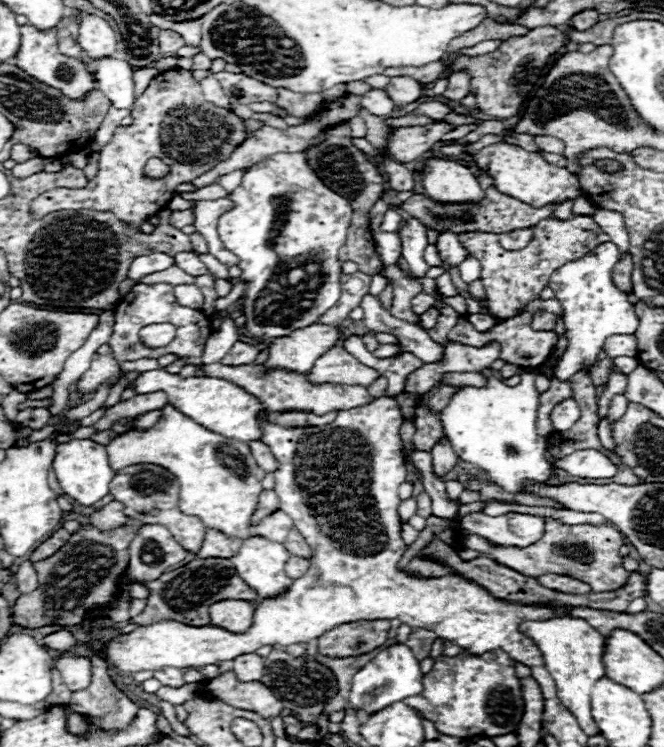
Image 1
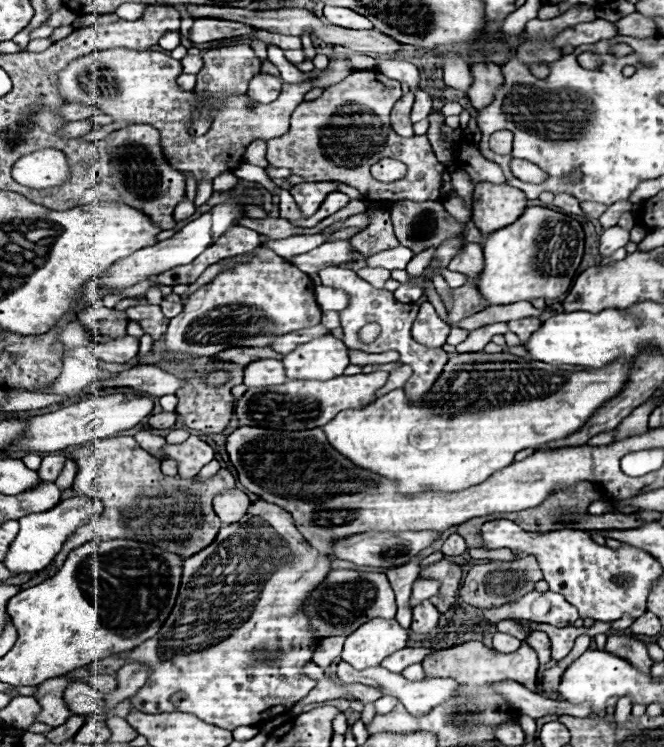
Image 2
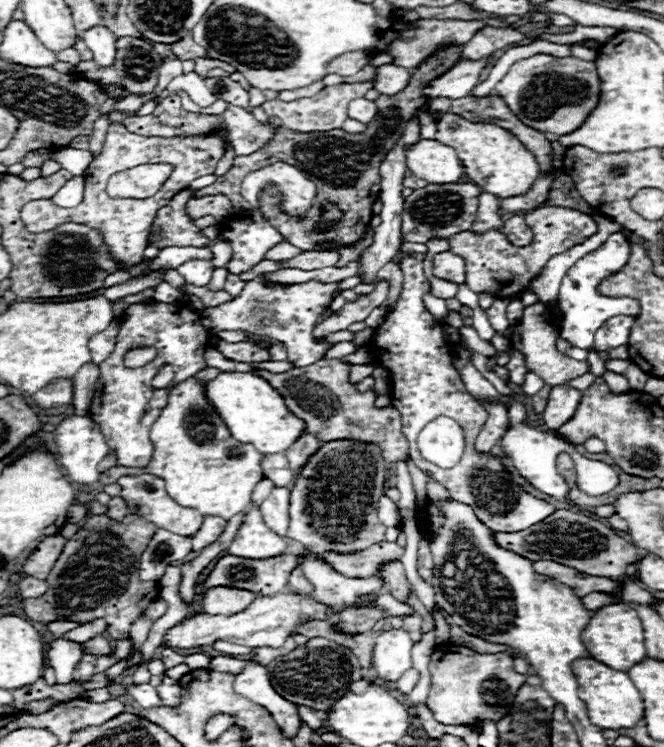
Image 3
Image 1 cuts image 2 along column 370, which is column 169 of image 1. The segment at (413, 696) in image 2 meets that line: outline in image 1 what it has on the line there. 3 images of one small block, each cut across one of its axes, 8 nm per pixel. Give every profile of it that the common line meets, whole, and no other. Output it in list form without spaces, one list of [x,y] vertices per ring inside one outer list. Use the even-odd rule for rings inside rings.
[[[158,670],[154,672],[154,678],[162,682],[162,686],[172,686],[172,688],[180,688],[184,686],[184,670]]]

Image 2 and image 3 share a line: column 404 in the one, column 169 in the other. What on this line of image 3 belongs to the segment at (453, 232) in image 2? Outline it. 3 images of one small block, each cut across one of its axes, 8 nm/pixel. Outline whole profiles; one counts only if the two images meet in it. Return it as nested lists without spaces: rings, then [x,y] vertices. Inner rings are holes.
[[[184,190],[176,194],[168,206],[156,212],[148,236],[148,244],[156,248],[166,246],[204,246],[210,240],[192,224],[192,218],[186,212],[186,204],[192,198],[194,190]]]

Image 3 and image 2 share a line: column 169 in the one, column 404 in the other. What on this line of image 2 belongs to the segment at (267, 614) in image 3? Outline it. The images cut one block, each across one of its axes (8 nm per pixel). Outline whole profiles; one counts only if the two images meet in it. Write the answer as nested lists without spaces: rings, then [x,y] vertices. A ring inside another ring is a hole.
[[[370,620],[346,638],[342,660],[356,670],[380,666],[384,658],[402,650],[406,642],[408,634],[396,620]]]

